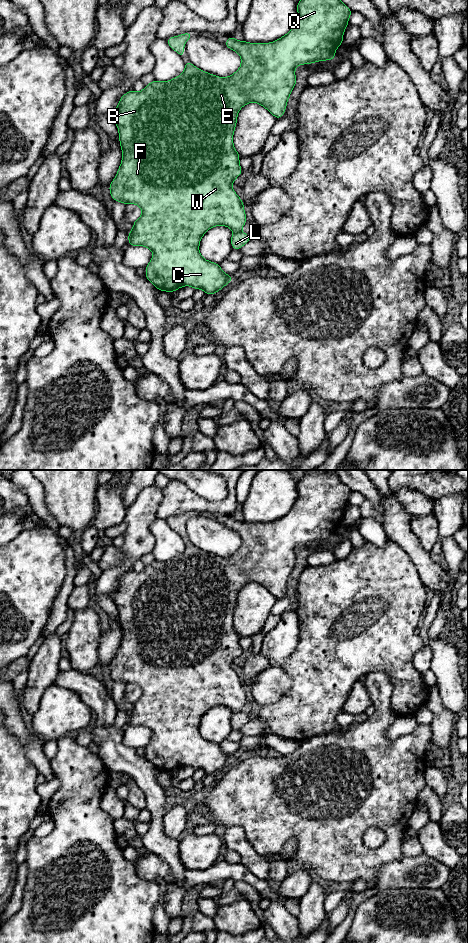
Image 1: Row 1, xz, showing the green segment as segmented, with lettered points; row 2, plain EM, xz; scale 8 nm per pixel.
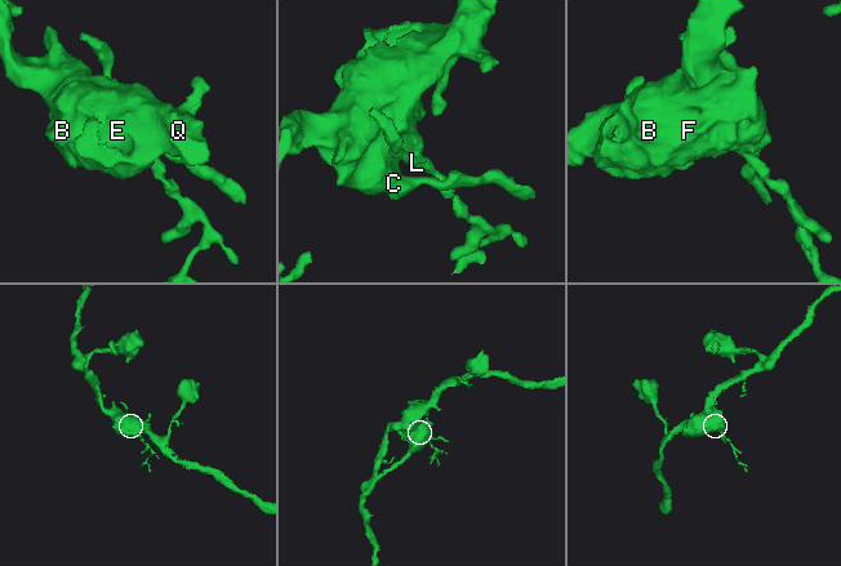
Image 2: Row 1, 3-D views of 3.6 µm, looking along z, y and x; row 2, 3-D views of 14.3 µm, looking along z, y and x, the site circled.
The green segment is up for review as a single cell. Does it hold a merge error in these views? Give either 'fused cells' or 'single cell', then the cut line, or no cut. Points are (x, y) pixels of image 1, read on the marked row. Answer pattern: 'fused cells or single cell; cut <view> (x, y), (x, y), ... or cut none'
fused cells; cut xz (234, 230), (239, 231)

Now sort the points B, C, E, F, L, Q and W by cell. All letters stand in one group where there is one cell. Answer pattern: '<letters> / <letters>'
B C E F Q W / L

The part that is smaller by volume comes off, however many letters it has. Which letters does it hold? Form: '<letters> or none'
L

